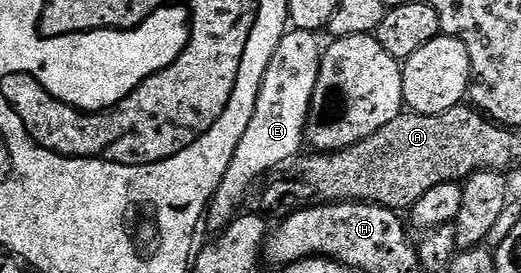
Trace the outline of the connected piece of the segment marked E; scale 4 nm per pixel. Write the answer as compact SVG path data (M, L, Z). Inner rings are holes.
M292 28L283 34L263 76L253 119L233 155L233 163L229 165L225 179L211 196L211 203L207 207L205 225L214 231L226 229L235 220L240 212L239 204L250 191L251 184L253 189L257 179L300 156L302 149L299 148L305 145L307 112L311 110L313 91L319 78L319 65L323 61L323 49L315 37L318 36L310 29Z

